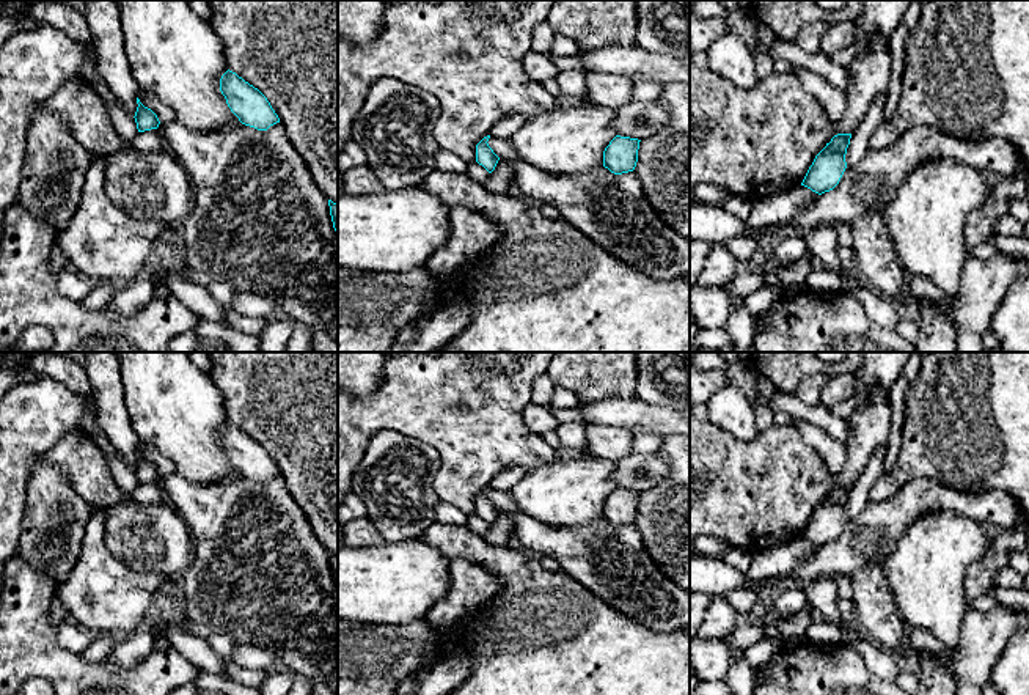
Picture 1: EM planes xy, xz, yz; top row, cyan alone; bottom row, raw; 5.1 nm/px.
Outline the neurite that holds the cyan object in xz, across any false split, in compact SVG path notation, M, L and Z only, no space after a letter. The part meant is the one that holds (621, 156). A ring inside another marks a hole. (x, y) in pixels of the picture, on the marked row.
M616 135L603 151L603 167L614 175L633 171L638 162L639 142Z

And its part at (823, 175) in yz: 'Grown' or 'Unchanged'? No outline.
Unchanged

